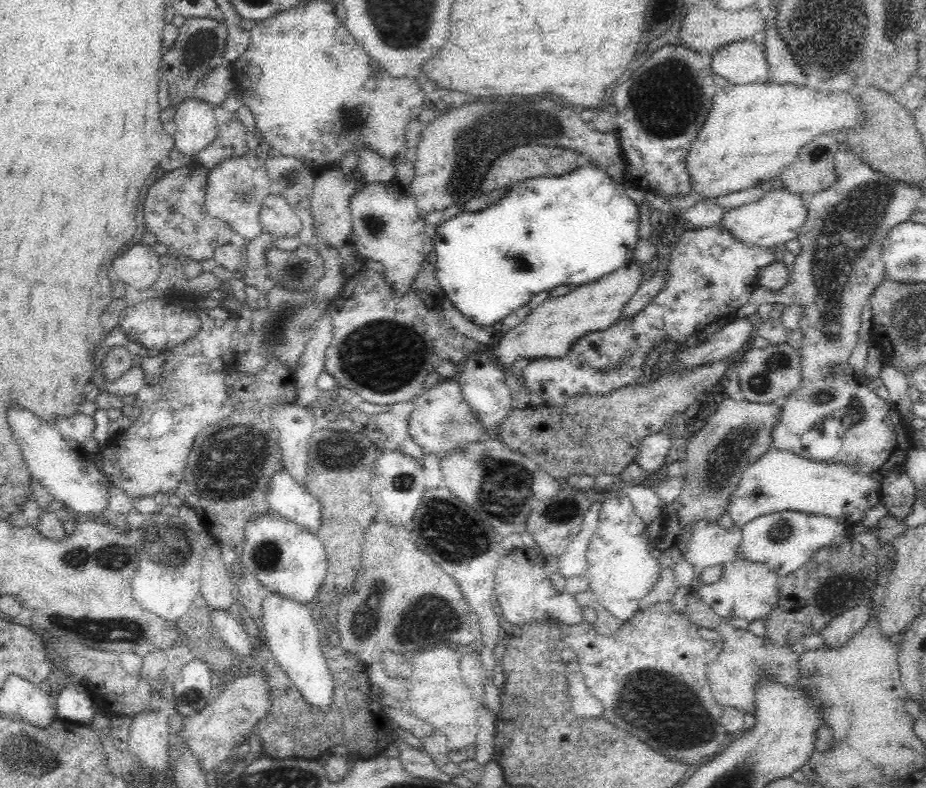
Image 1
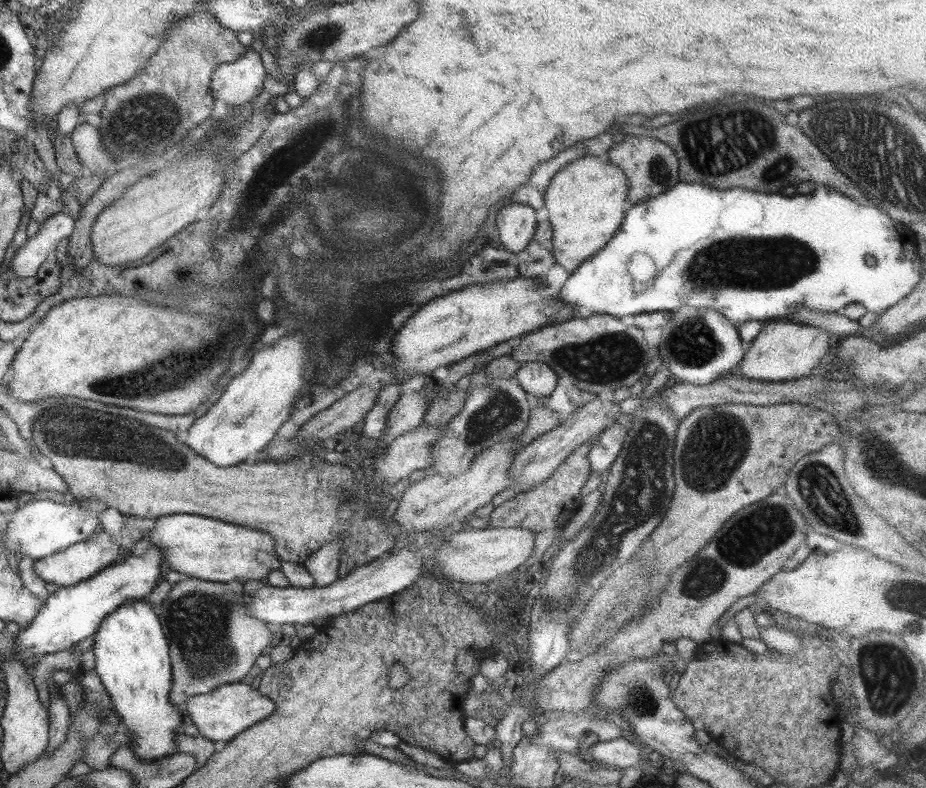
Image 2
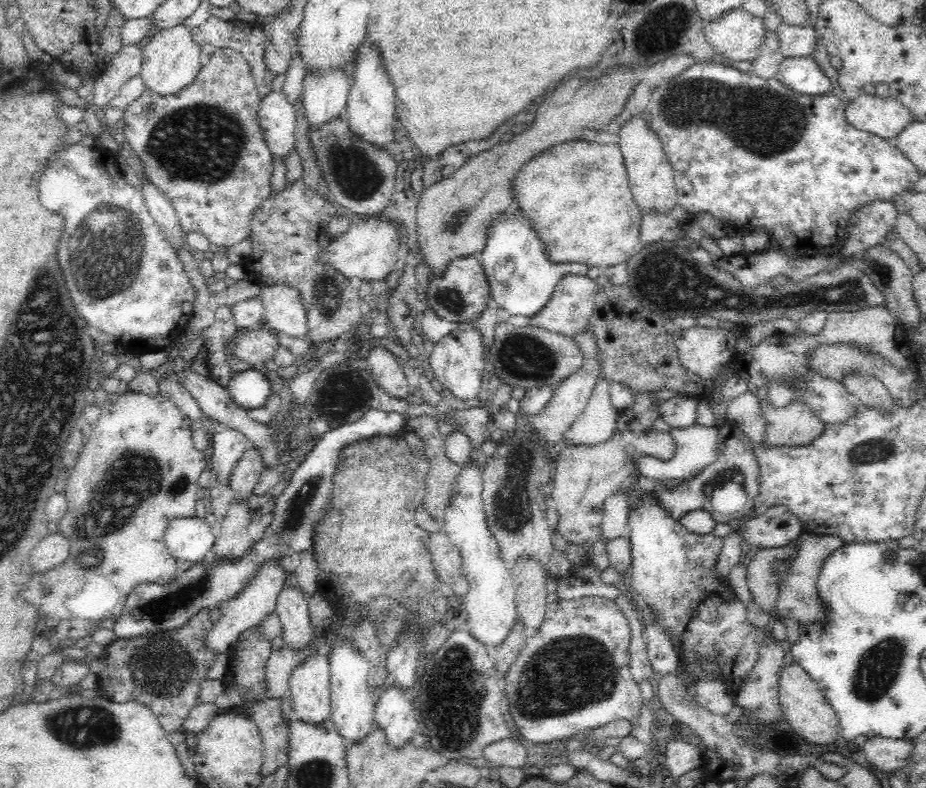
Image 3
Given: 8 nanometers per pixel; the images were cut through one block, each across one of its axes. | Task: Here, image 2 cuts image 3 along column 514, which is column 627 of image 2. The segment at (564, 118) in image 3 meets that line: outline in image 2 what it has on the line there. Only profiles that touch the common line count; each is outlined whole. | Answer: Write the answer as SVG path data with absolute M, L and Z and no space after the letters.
M626 135L622 142L610 148L608 156L608 160L624 170L628 177L630 205L644 202L644 199L662 194L666 188L678 184L678 168L680 168L678 156L670 146L666 146L656 138Z

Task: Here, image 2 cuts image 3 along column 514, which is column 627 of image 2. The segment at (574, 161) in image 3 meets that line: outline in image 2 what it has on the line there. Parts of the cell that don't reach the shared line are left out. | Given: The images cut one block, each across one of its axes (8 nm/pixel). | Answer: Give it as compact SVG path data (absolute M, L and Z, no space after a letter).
M586 155L563 166L553 177L545 192L545 207L549 212L549 221L553 228L551 253L556 264L572 274L582 262L602 250L607 242L620 230L624 220L624 208L630 206L628 200L629 180L624 170L609 160L602 161L598 157Z

